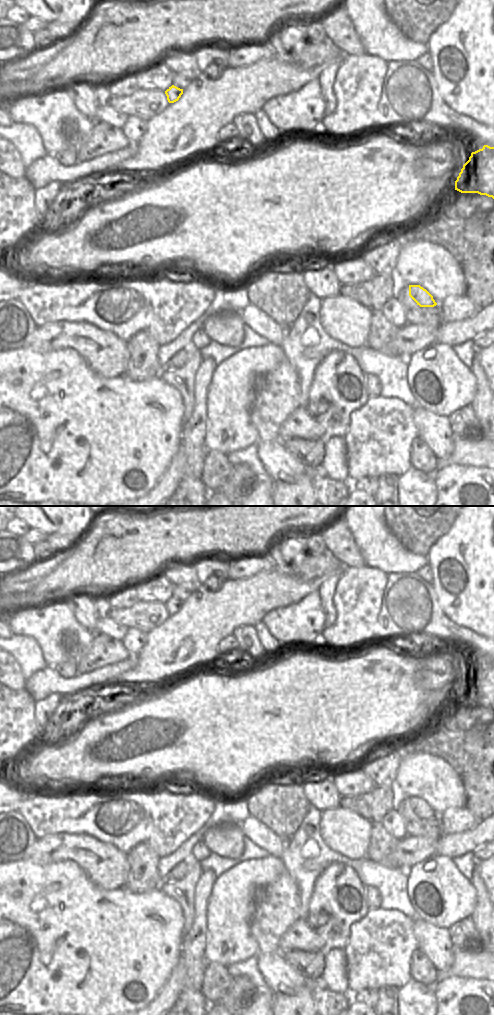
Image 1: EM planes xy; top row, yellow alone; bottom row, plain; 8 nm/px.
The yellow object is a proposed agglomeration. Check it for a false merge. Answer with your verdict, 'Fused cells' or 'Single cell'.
Fused cells

